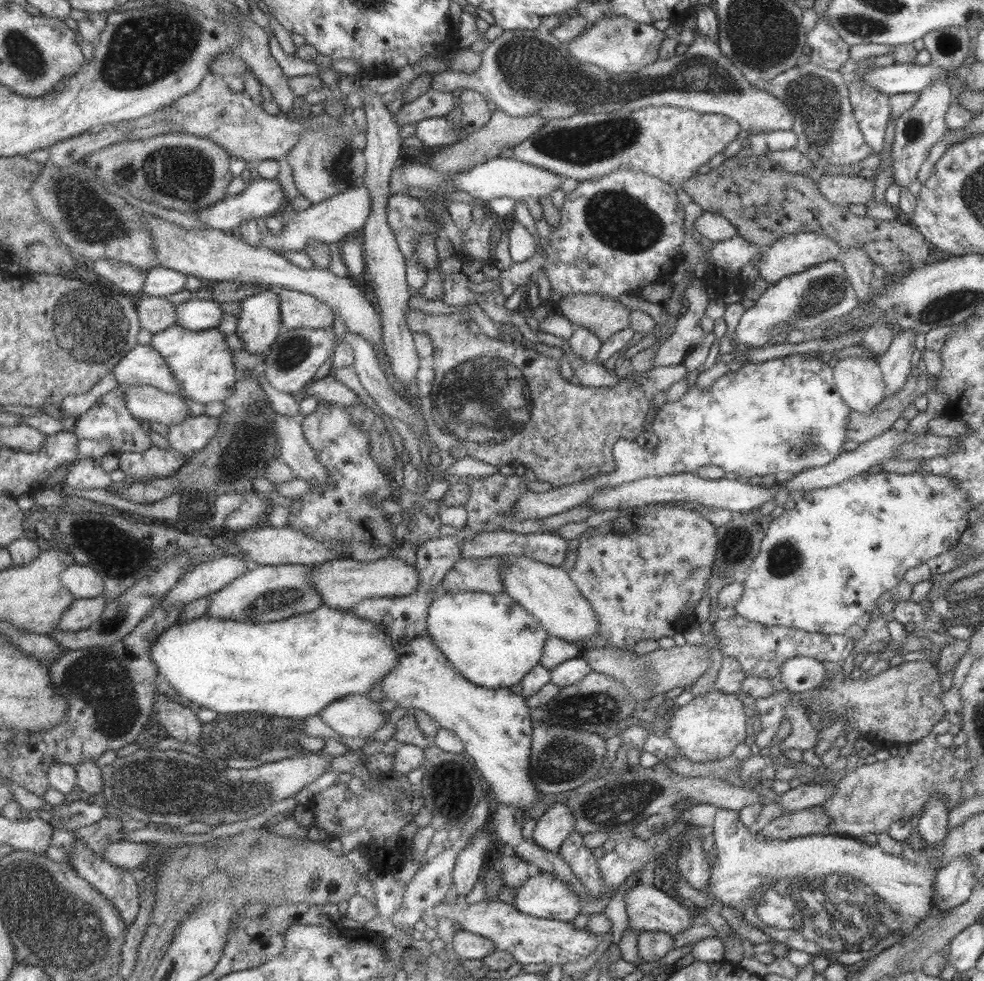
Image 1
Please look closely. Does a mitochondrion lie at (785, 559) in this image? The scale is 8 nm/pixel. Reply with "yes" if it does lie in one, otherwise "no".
yes

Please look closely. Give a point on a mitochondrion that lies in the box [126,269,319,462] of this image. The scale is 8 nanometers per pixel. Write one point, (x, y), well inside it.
(291, 352)

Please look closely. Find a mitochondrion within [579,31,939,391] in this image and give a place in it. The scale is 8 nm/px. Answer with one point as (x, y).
(818, 99)

